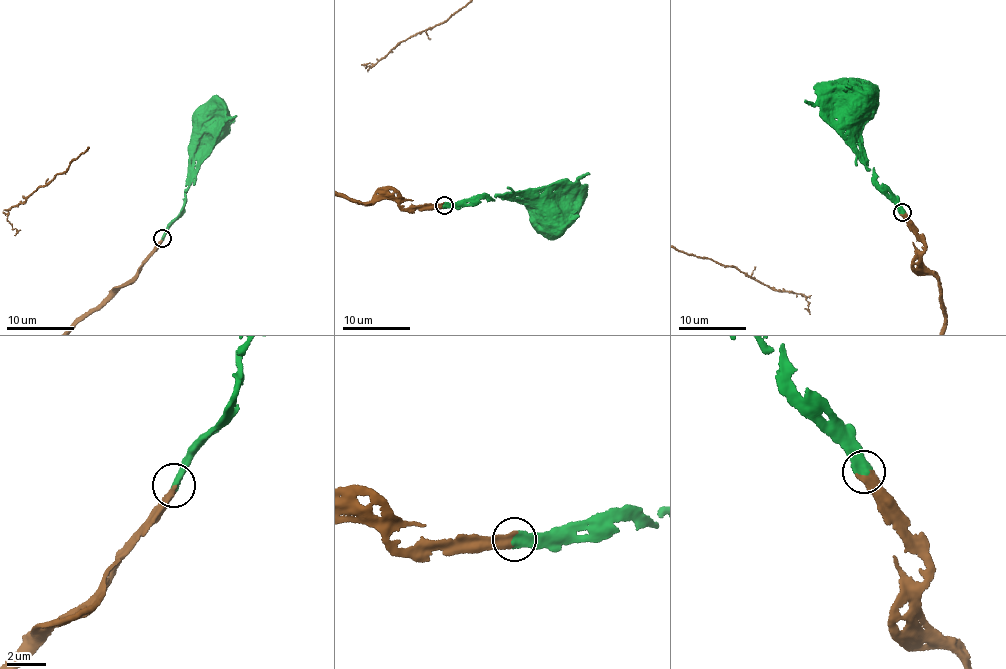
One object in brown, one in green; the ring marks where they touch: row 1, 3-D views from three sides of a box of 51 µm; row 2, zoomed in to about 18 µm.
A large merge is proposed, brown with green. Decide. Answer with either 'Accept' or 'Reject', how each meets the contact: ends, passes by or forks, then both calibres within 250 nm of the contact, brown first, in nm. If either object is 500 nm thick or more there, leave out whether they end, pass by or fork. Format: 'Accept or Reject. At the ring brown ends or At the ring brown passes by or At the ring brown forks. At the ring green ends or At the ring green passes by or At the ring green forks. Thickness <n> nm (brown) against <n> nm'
Accept. At the ring brown ends. At the ring green ends. Thickness 480 nm (brown) against 480 nm

